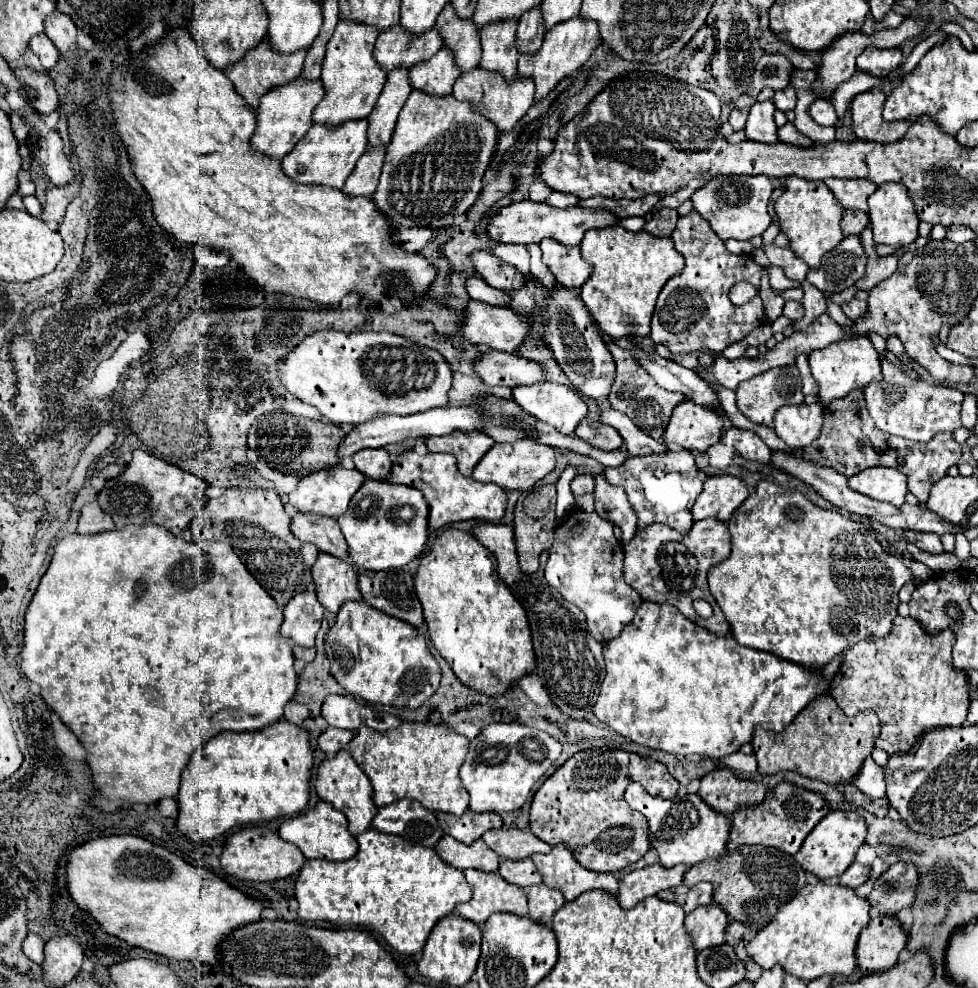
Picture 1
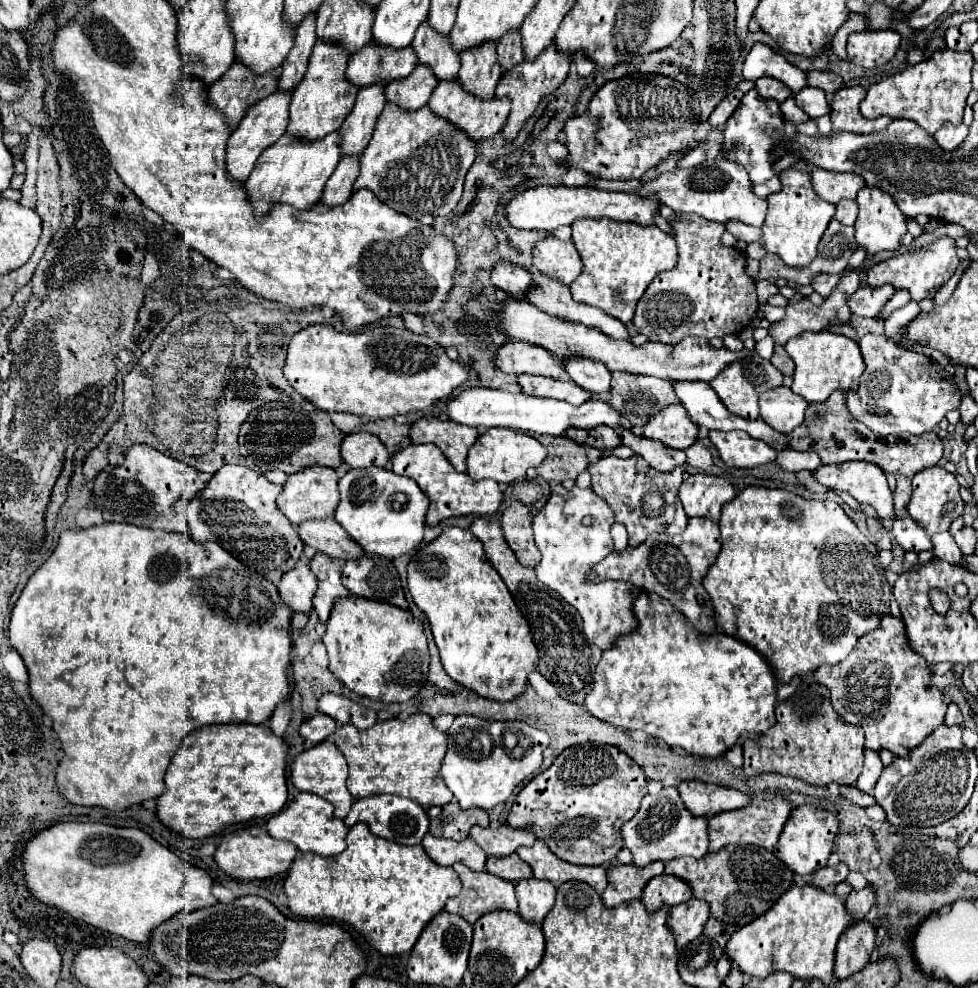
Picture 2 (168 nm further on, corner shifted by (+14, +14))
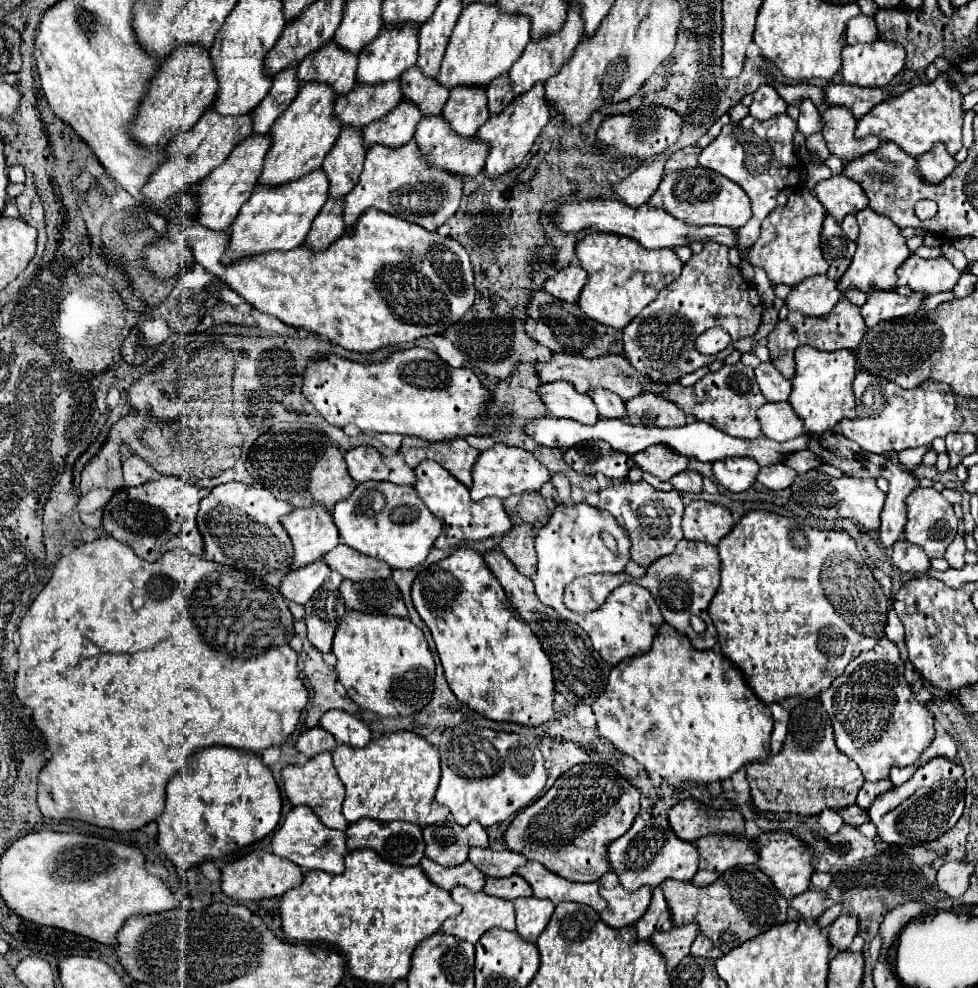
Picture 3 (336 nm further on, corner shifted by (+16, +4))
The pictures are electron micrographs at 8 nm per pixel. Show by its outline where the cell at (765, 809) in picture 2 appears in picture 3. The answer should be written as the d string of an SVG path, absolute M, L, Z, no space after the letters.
M704 836L704 840L696 840L698 856L700 856L700 866L698 872L692 878L692 884L698 888L710 886L712 882L718 880L720 874L724 874L728 868L734 866L744 866L744 864L756 864L756 850L750 848L750 840L724 840L724 836Z

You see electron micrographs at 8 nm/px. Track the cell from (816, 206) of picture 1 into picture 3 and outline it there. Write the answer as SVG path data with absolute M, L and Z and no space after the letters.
M810 190L794 192L788 198L786 206L776 208L776 212L762 222L762 234L748 254L750 264L762 268L774 286L776 284L796 286L810 276L826 274L828 262L824 260L820 250L820 232L824 214L826 214L824 206L816 200L816 196Z

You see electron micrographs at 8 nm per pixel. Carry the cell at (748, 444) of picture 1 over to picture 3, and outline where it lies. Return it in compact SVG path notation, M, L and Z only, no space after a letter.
M744 458L718 460L712 468L716 482L722 484L730 492L748 490L756 482L758 470L760 466L756 464L756 460L744 460Z

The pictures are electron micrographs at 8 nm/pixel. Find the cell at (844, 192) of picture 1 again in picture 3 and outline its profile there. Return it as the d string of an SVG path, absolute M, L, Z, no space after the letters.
M832 176L816 184L814 194L836 222L842 222L848 214L858 214L868 206L868 196L860 184L848 176Z

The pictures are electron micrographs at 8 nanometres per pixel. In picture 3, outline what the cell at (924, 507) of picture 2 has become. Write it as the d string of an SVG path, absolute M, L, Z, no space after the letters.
M916 488L906 498L906 508L908 508L908 524L904 528L904 538L910 544L920 546L928 558L942 558L948 544L954 540L956 526L958 526L952 504L934 488Z

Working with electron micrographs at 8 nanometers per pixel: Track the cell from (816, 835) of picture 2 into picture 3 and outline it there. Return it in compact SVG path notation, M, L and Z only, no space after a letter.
M772 832L772 834L756 836L756 842L752 842L752 846L756 848L758 854L756 866L774 882L774 886L784 898L792 898L808 890L812 876L812 864L810 864L812 856L804 850L802 840L798 840L790 832Z

